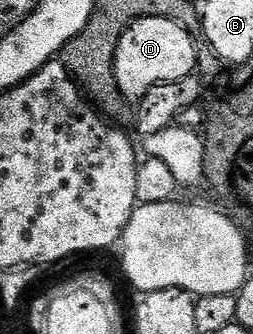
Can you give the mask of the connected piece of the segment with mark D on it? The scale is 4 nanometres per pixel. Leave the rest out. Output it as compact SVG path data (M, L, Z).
M165 18L134 20L125 30L115 51L115 77L121 94L132 102L143 99L144 94L158 84L176 83L192 75L195 69L196 37L181 26Z

